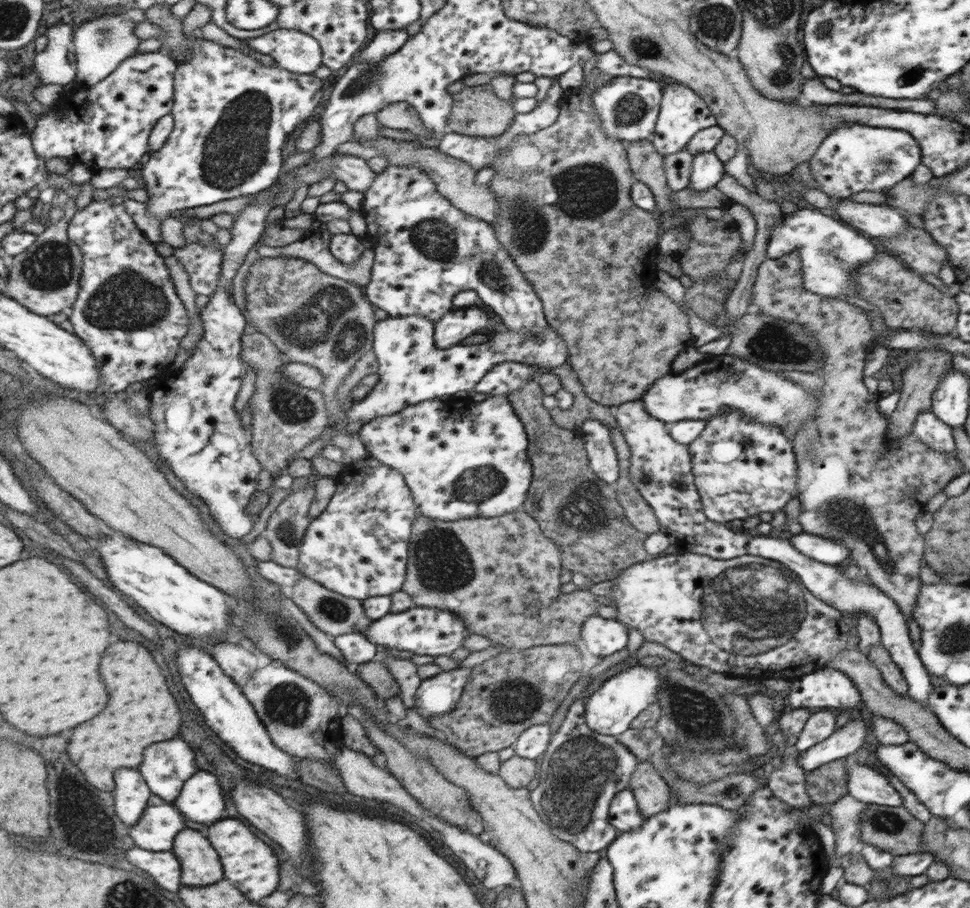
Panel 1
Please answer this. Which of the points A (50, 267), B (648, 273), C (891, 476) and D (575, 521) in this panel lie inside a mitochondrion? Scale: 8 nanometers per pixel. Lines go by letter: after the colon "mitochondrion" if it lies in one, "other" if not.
A: mitochondrion
B: other
C: other
D: mitochondrion

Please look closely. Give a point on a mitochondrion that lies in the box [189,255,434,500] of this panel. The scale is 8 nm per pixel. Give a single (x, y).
(326, 318)

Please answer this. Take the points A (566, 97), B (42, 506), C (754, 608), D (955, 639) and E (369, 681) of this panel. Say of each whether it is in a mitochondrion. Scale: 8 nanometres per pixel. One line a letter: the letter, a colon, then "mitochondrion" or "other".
A: other
B: other
C: mitochondrion
D: mitochondrion
E: other

